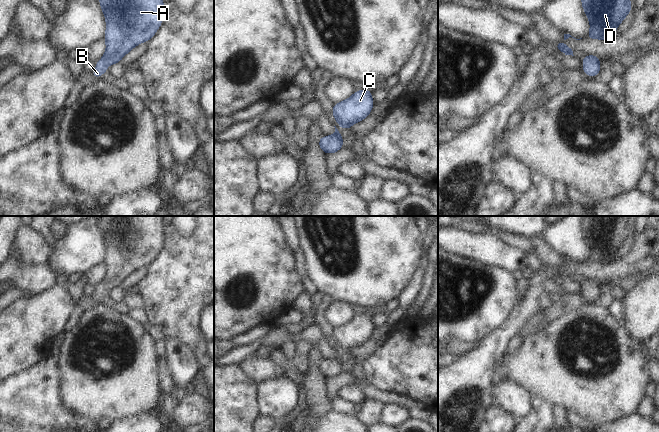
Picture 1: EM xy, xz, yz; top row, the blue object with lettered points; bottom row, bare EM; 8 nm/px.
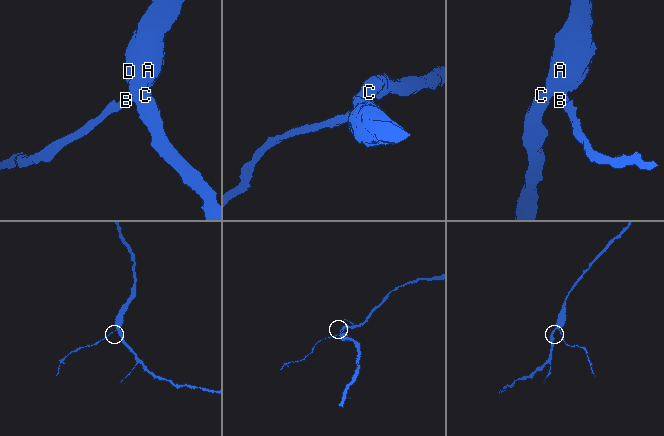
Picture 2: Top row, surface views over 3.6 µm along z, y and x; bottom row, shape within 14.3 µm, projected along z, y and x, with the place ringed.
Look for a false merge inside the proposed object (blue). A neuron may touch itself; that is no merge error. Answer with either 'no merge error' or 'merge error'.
no merge error

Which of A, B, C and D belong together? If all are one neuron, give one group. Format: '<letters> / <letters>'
A B C D

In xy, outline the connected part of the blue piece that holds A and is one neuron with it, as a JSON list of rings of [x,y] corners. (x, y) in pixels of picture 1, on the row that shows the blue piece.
[[[98,0],[106,20],[106,32],[104,41],[106,51],[103,57],[96,63],[92,78],[99,78],[106,74],[107,67],[120,63],[122,58],[137,45],[151,40],[164,17],[163,0]]]

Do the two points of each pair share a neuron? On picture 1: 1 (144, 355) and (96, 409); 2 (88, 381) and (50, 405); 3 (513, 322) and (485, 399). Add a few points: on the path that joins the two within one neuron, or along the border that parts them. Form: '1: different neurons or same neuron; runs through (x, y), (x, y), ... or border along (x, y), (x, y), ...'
1: same neuron; runs through (134, 368), (106, 396)
2: different neurons; border along (60, 375), (60, 400), (65, 406), (78, 414)
3: same neuron; runs through (497, 341), (483, 357), (483, 380)

